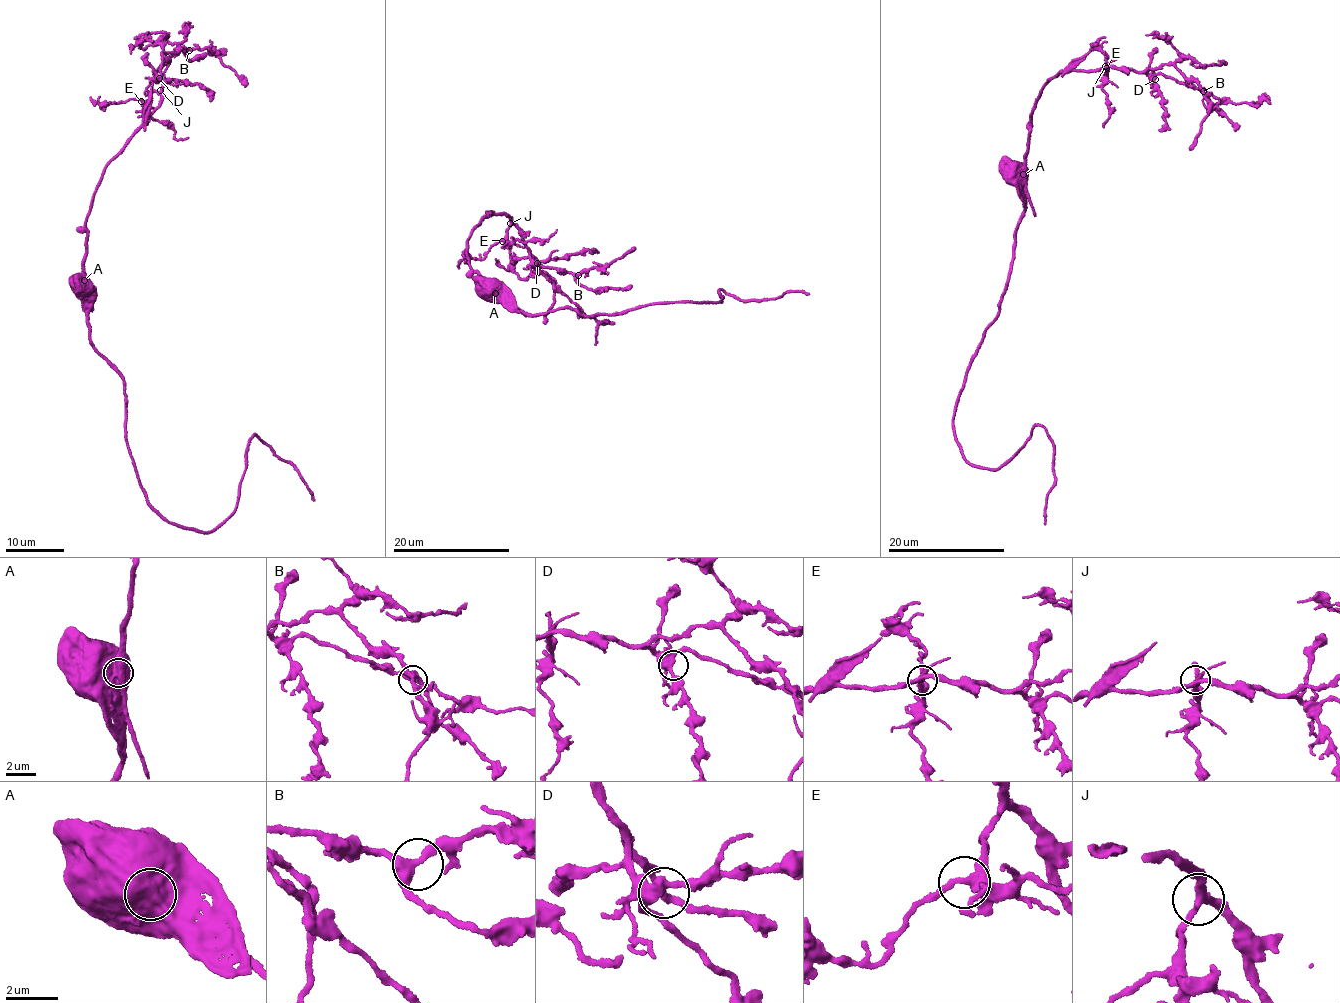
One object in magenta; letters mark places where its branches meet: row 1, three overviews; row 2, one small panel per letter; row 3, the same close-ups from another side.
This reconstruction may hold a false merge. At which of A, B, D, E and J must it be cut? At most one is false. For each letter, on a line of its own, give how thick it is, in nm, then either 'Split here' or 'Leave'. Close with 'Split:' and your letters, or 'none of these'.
A: Thickness 650 nm. Split here
B: Thickness 340 nm. Leave
D: Thickness 420 nm. Leave
E: Thickness 320 nm. Leave
J: Thickness 280 nm. Leave
Split: A

